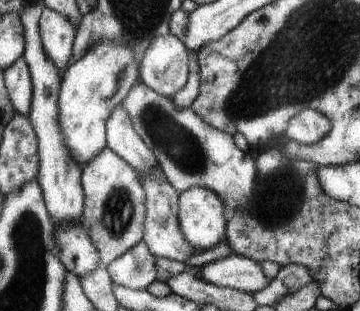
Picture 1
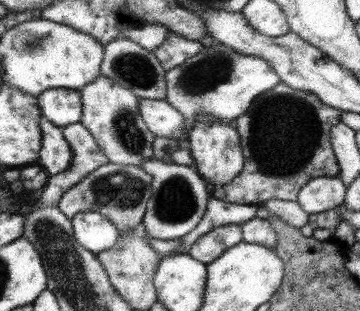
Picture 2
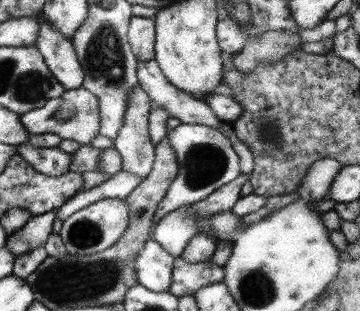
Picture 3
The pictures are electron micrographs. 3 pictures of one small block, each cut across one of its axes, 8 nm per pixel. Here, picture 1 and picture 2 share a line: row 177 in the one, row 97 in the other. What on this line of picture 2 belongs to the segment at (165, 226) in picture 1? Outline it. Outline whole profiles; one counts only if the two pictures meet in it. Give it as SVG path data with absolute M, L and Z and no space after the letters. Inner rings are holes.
M115 38L113 42L107 42L103 48L105 48L105 56L101 62L101 76L121 84L123 88L129 88L139 100L141 98L165 100L165 96L167 96L167 80L165 80L167 70L161 68L161 62L157 60L157 56L153 52L145 50L141 44L127 40L127 38Z

